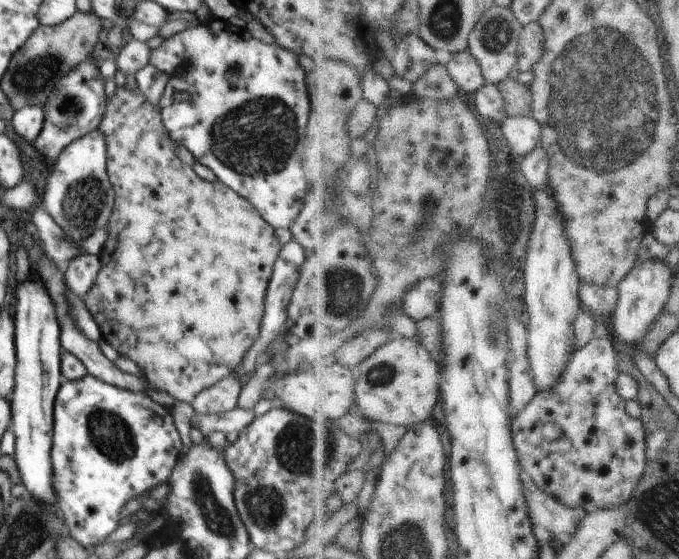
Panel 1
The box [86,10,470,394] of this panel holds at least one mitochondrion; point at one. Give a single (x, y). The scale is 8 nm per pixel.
(272, 127)

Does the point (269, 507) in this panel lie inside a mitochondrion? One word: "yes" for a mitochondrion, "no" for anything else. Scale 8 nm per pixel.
yes

